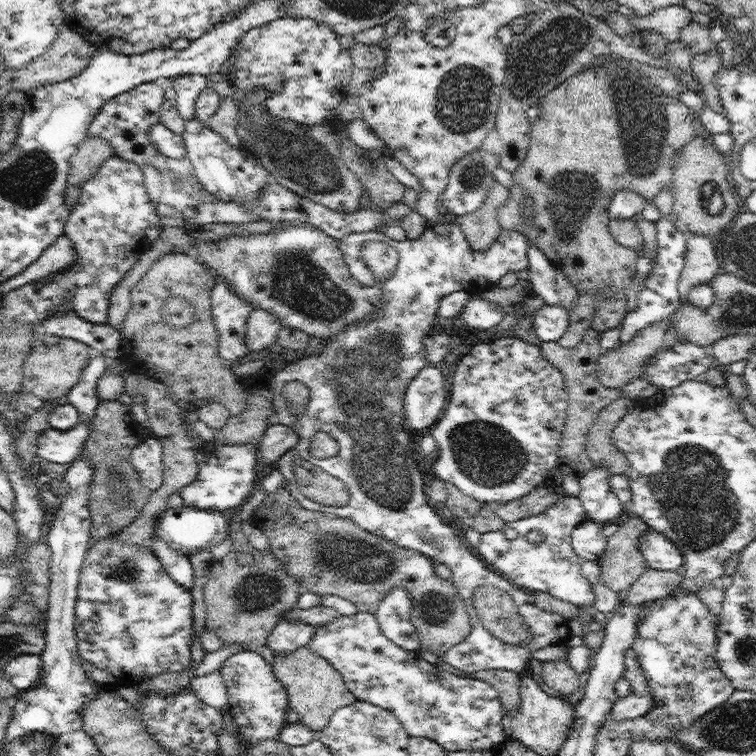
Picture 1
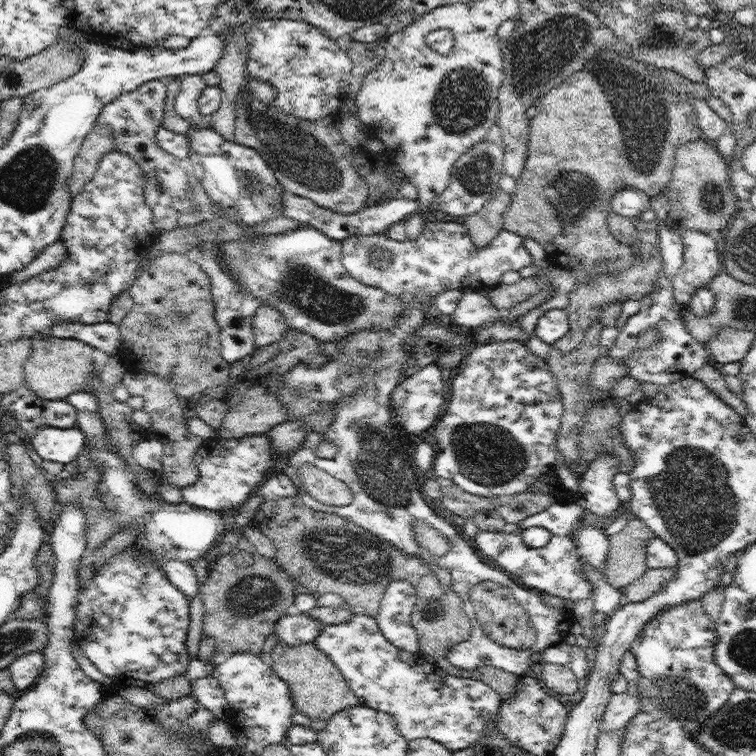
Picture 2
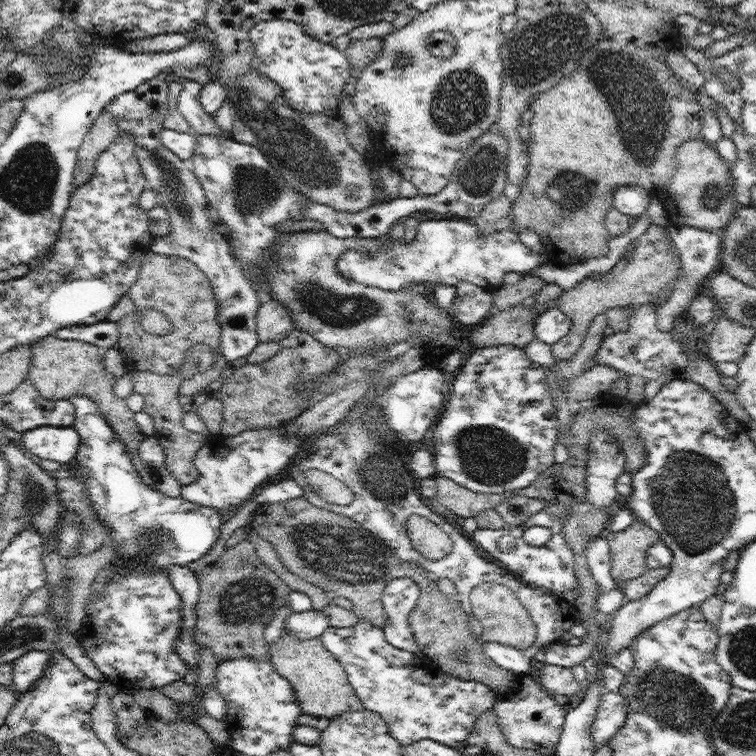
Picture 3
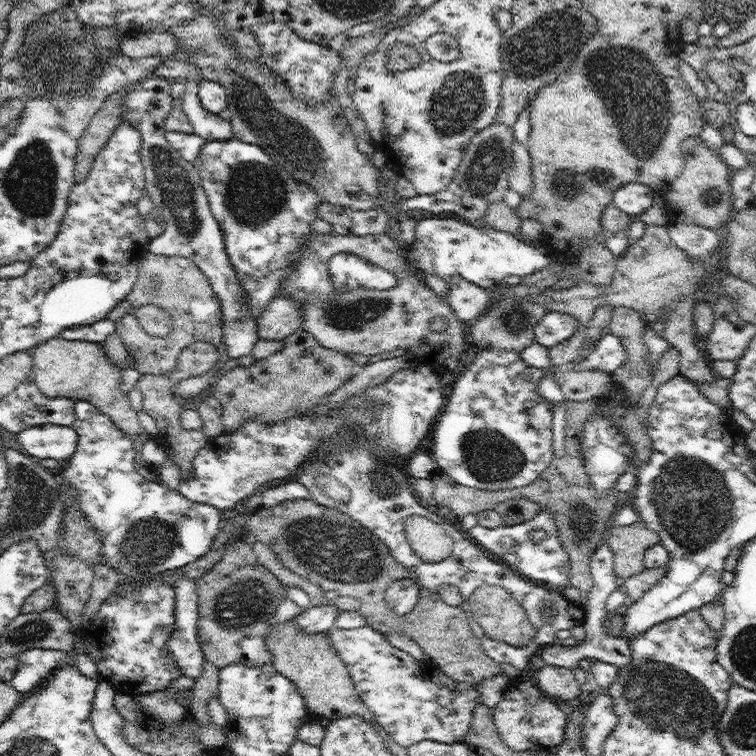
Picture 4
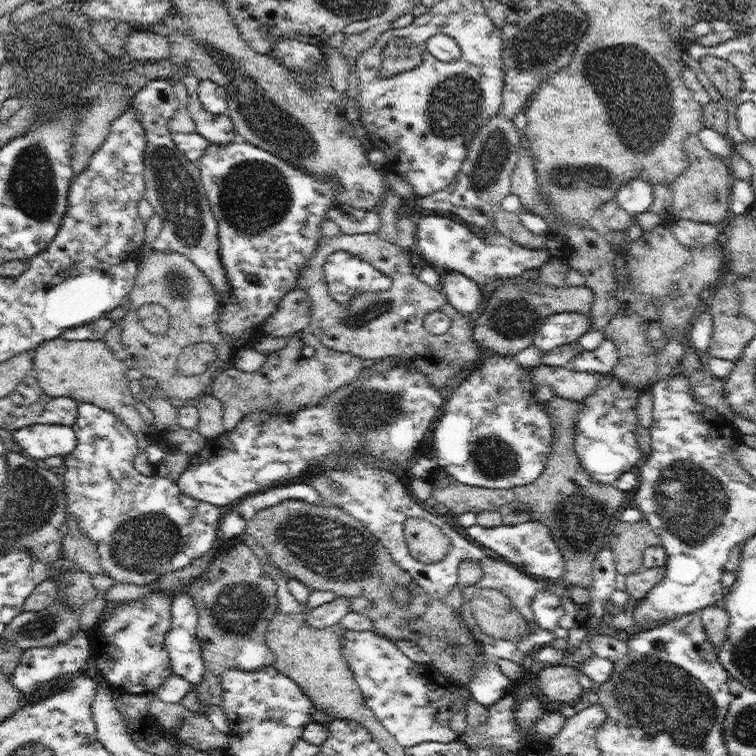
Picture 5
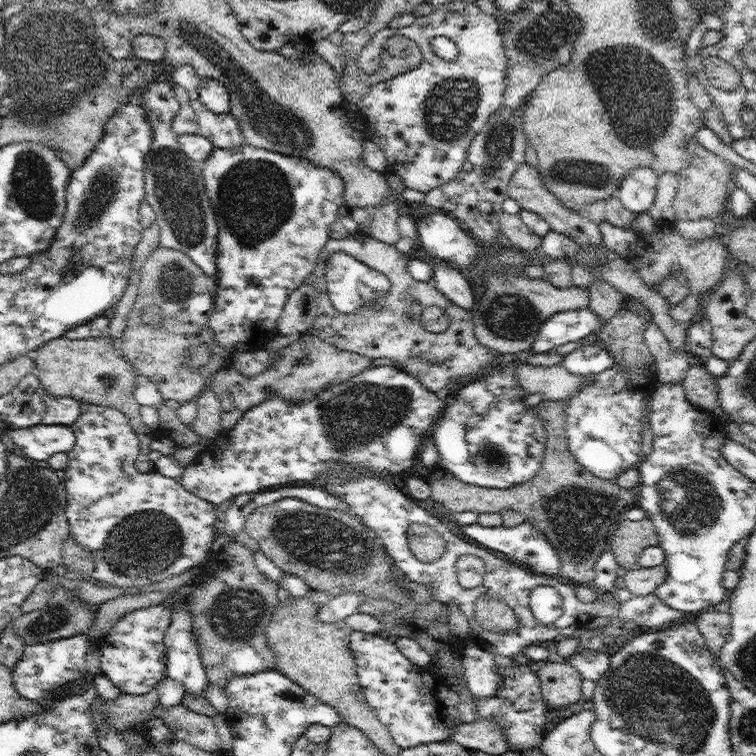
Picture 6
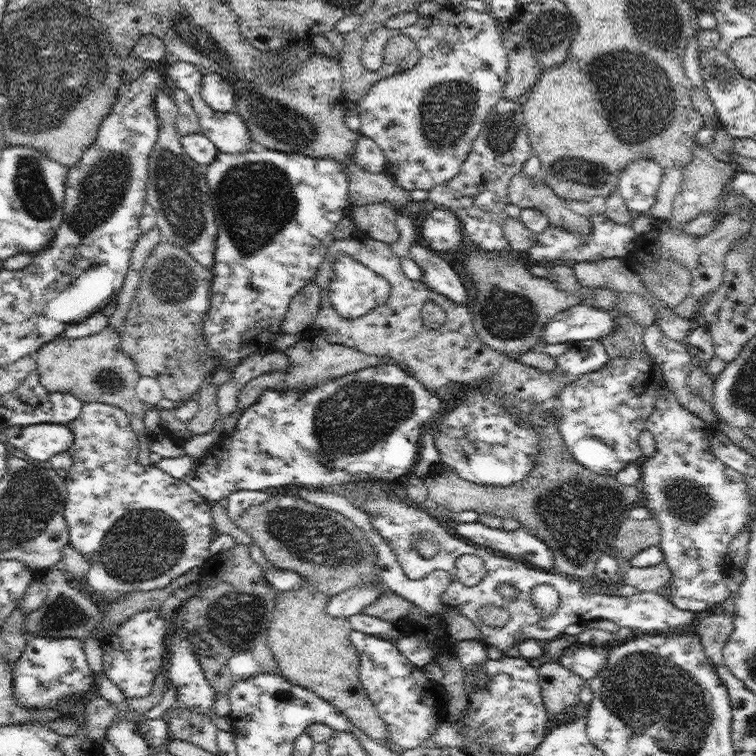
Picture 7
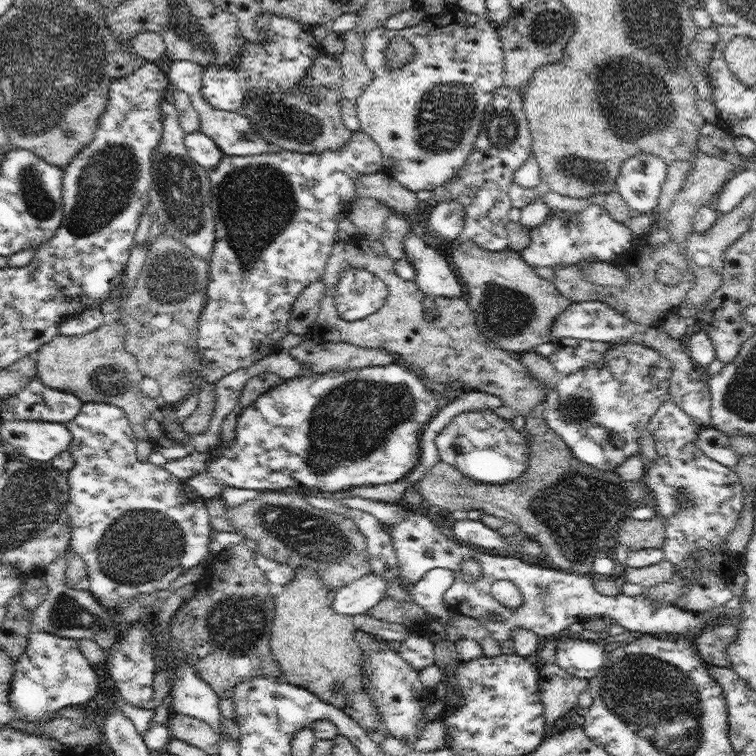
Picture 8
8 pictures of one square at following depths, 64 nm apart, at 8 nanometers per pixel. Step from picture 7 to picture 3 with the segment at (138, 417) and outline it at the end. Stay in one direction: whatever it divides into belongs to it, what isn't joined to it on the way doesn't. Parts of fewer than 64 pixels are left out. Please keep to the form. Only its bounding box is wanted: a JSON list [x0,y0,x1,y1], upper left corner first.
[27,335,158,487]

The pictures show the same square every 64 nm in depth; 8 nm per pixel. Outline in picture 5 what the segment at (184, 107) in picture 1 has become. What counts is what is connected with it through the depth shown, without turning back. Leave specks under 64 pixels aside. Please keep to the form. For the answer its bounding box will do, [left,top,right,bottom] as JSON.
[179,70,239,144]

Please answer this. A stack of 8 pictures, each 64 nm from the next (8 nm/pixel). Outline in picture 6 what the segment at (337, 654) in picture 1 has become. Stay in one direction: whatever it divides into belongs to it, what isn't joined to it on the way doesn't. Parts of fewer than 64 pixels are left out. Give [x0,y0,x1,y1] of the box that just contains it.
[349,630,460,749]

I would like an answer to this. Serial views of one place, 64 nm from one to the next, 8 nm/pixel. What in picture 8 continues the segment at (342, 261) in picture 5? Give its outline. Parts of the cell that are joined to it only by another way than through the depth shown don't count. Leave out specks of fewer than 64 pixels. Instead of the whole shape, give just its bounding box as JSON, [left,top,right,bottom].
[334,266,388,321]

